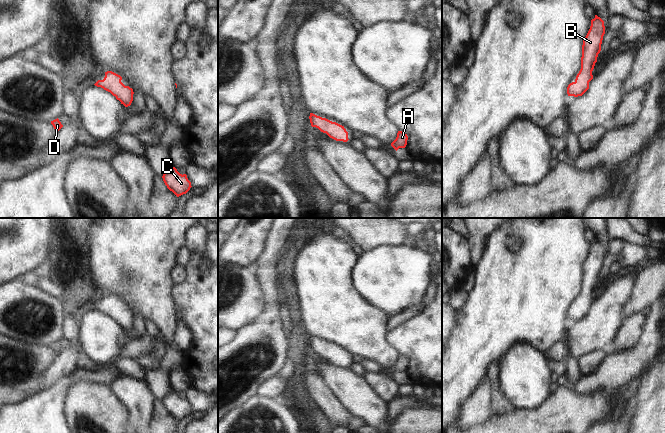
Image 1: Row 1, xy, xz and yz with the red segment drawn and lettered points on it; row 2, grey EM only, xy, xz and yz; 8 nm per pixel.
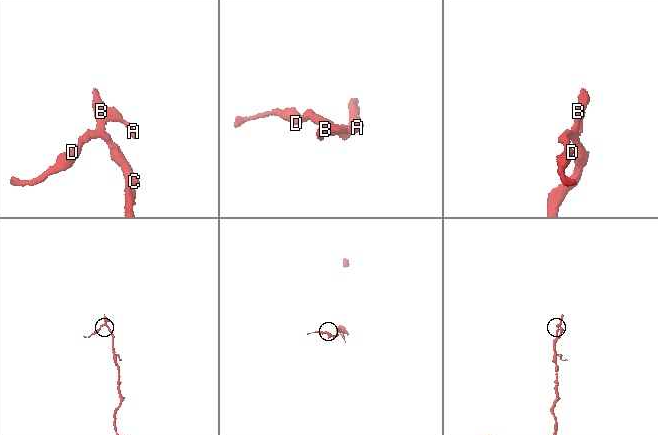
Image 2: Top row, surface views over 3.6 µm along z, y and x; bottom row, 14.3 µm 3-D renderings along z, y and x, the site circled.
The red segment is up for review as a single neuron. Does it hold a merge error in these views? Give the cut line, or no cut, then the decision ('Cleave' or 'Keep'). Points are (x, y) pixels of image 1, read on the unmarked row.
No split. Keep.

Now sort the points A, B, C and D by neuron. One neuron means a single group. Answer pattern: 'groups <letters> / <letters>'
groups A B C D

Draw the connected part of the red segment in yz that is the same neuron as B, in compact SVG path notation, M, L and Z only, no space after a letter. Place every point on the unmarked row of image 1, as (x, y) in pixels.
M595 239L595 242L591 244L590 253L583 264L581 293L575 305L567 311L568 320L582 320L589 313L589 306L593 303L592 295L601 275L604 258L604 245Z

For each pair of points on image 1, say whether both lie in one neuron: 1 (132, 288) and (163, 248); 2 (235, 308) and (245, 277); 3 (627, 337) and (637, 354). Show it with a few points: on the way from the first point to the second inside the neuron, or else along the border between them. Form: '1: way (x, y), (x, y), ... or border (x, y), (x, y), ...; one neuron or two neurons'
1: way (139, 278), (139, 272), (153, 258); one neuron
2: way (236, 300), (240, 296), (244, 285); one neuron
3: border (644, 326), (640, 340), (633, 347), (621, 352); two neurons

